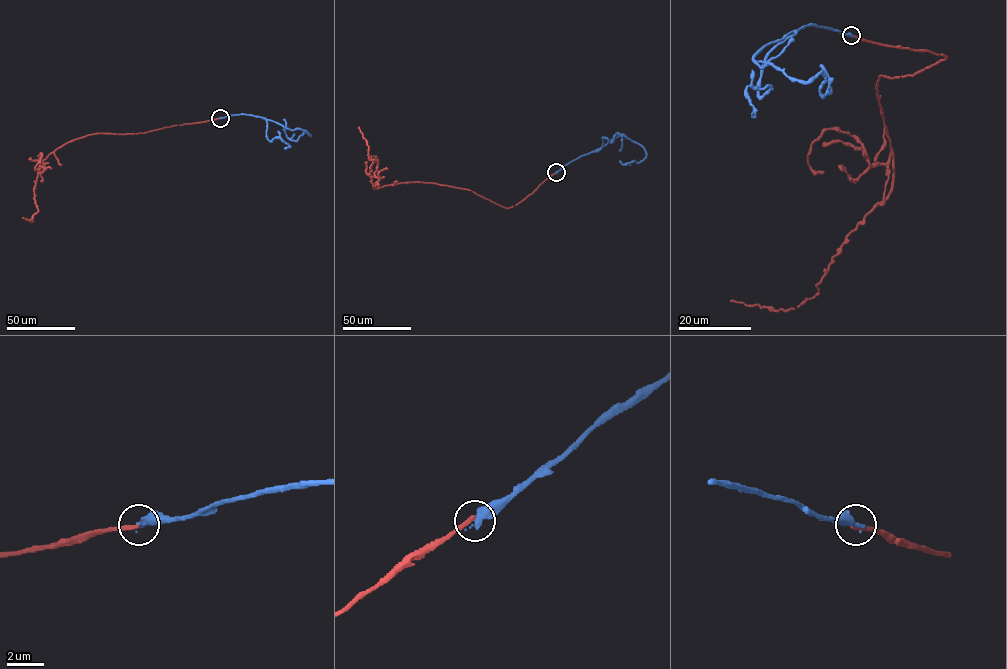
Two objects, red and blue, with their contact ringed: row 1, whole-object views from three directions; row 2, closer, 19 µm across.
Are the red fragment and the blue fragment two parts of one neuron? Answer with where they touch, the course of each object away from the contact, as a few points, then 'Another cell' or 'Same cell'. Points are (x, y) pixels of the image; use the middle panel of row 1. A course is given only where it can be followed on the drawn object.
Place: (556, 172). Course of red: (556, 172), (509, 208), (470, 190), (434, 183), (374, 188), (370, 175), (374, 160), (369, 159), (359, 127). Course of blue: (556, 172), (619, 136), (644, 148), (646, 157), (642, 161), (624, 164), (620, 161). Another cell

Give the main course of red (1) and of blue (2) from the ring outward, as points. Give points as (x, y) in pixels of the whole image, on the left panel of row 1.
1: (220, 118), (144, 133), (98, 133), (72, 140), (43, 161), (34, 189), (38, 211), (32, 221), (23, 218)
2: (220, 118), (249, 114), (292, 130), (304, 130), (310, 135), (305, 132), (296, 141), (291, 140), (284, 129)

